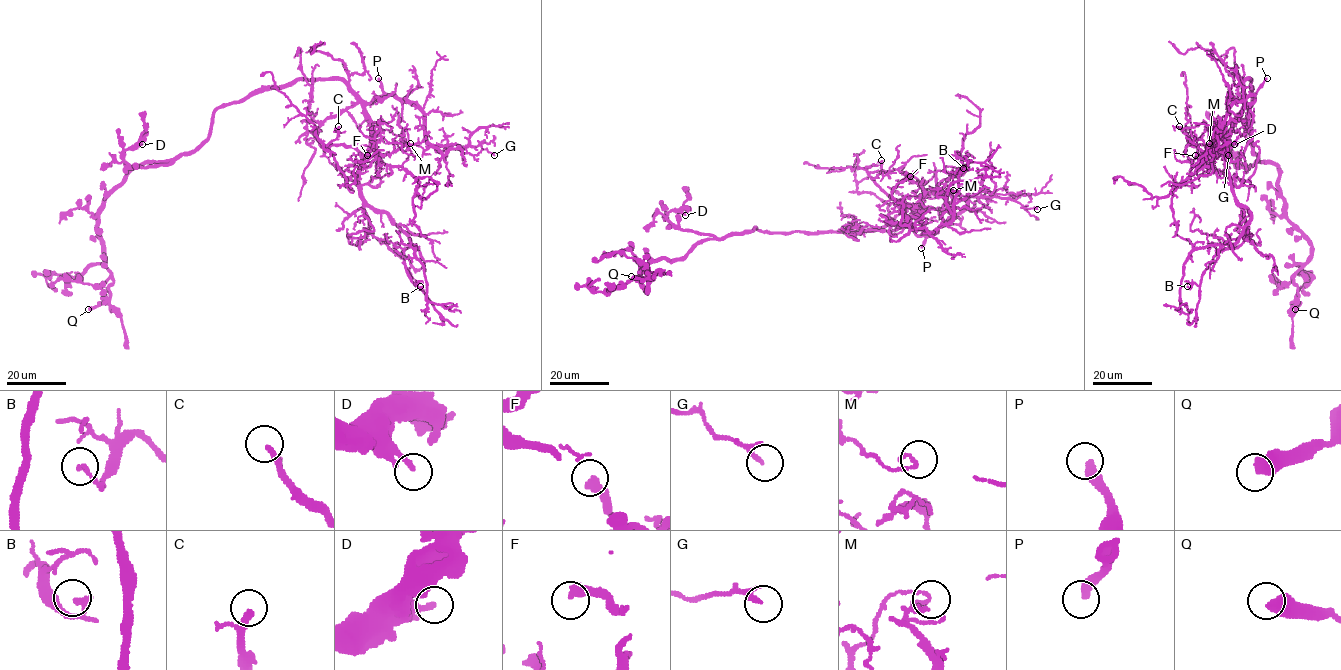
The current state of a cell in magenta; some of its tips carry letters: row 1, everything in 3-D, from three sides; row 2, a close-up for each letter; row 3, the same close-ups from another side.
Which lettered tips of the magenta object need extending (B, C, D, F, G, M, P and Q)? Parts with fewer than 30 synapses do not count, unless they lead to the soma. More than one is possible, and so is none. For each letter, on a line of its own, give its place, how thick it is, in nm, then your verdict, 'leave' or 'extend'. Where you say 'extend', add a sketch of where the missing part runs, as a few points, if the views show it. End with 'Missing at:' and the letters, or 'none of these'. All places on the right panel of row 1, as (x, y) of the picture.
B: place (1187, 286); calibre 120 nm; leave
C: place (1179, 126); calibre 180 nm; leave
D: place (1234, 144); calibre 200 nm; leave
F: place (1195, 155); calibre 400 nm; leave
G: place (1228, 155); calibre 220 nm; leave
M: place (1209, 143); calibre 160 nm; leave
P: place (1267, 78); calibre 300 nm; extend; course (1267, 78), (1277, 74), (1276, 64), (1280, 60), (1290, 57), (1294, 63), (1297, 85), (1326, 111), (1324, 115)
Q: place (1295, 309); calibre 550 nm; leave
Missing at: P

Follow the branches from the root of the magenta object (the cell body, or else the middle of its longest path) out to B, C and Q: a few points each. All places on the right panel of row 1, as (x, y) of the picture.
B: (1251, 87), (1244, 82), (1226, 151), (1231, 191), (1250, 220), (1201, 283), (1187, 286)
C: (1251, 87), (1249, 79), (1244, 82), (1244, 106), (1231, 125), (1223, 154), (1211, 145), (1192, 145), (1179, 126)
Q: (1251, 87), (1252, 151), (1277, 167), (1285, 217), (1311, 245), (1311, 258), (1294, 277), (1295, 309)

